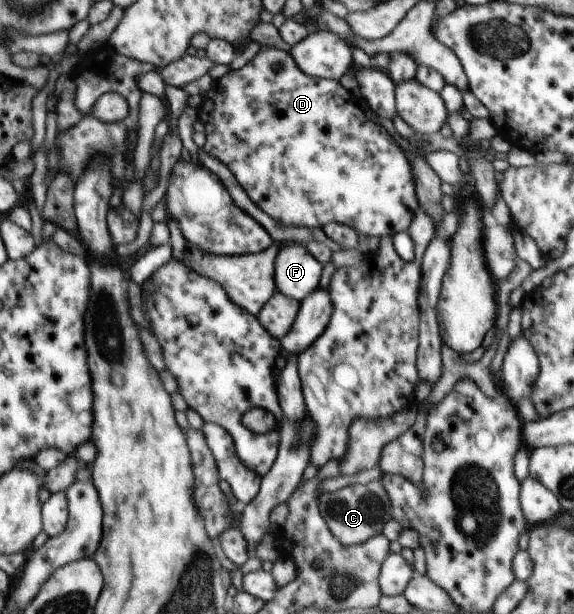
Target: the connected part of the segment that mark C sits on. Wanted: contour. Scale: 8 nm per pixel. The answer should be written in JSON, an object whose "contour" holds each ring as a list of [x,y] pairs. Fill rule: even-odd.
{"contour":[[[373,480],[368,484],[347,485],[342,489],[323,493],[318,499],[318,508],[335,539],[345,547],[361,545],[371,537],[381,534],[385,523],[392,519],[390,499],[381,480]]]}

